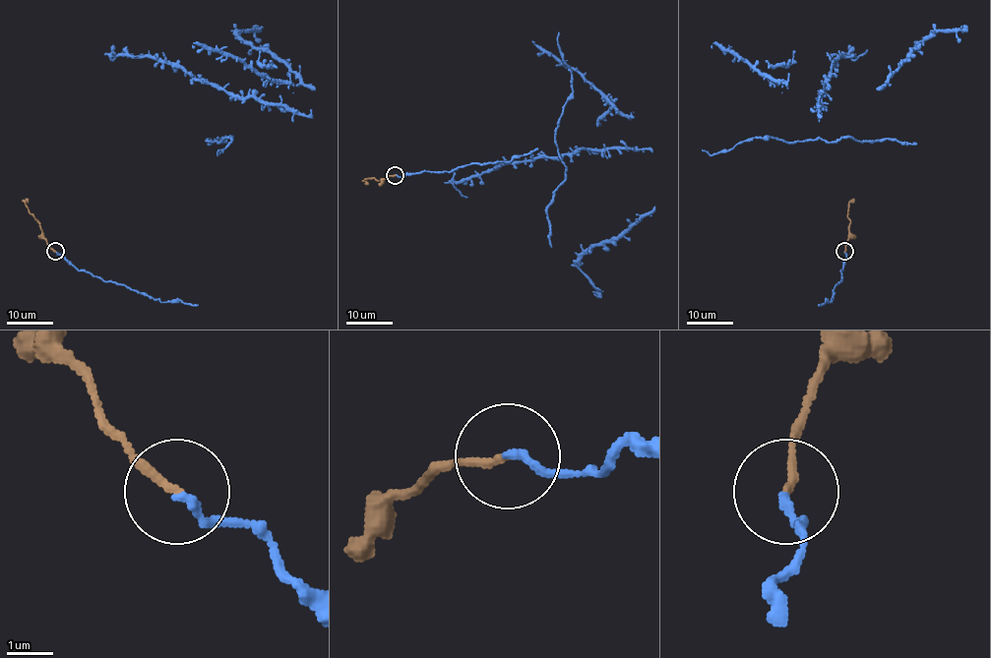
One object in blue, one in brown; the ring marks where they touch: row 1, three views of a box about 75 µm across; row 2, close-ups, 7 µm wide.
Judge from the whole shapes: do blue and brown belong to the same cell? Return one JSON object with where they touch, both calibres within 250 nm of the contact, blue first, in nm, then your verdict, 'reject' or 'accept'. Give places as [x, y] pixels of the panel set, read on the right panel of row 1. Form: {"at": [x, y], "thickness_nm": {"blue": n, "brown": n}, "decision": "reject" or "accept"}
{"at": [844, 251], "thickness_nm": {"blue": 170, "brown": 170}, "decision": "reject"}

